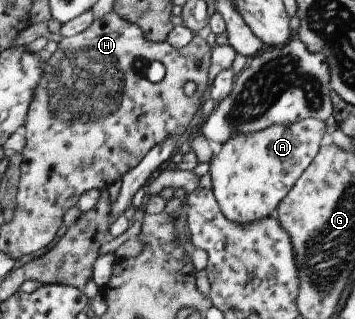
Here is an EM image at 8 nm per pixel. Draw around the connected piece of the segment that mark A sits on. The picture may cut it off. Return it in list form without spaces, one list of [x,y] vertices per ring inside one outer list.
[[[302,119],[291,123],[273,124],[251,133],[232,135],[220,146],[218,154],[209,159],[207,175],[211,178],[212,192],[215,193],[223,215],[233,223],[251,223],[274,215],[277,204],[284,198],[290,187],[297,182],[302,171],[312,162],[322,141],[326,140],[330,126],[320,119]]]

